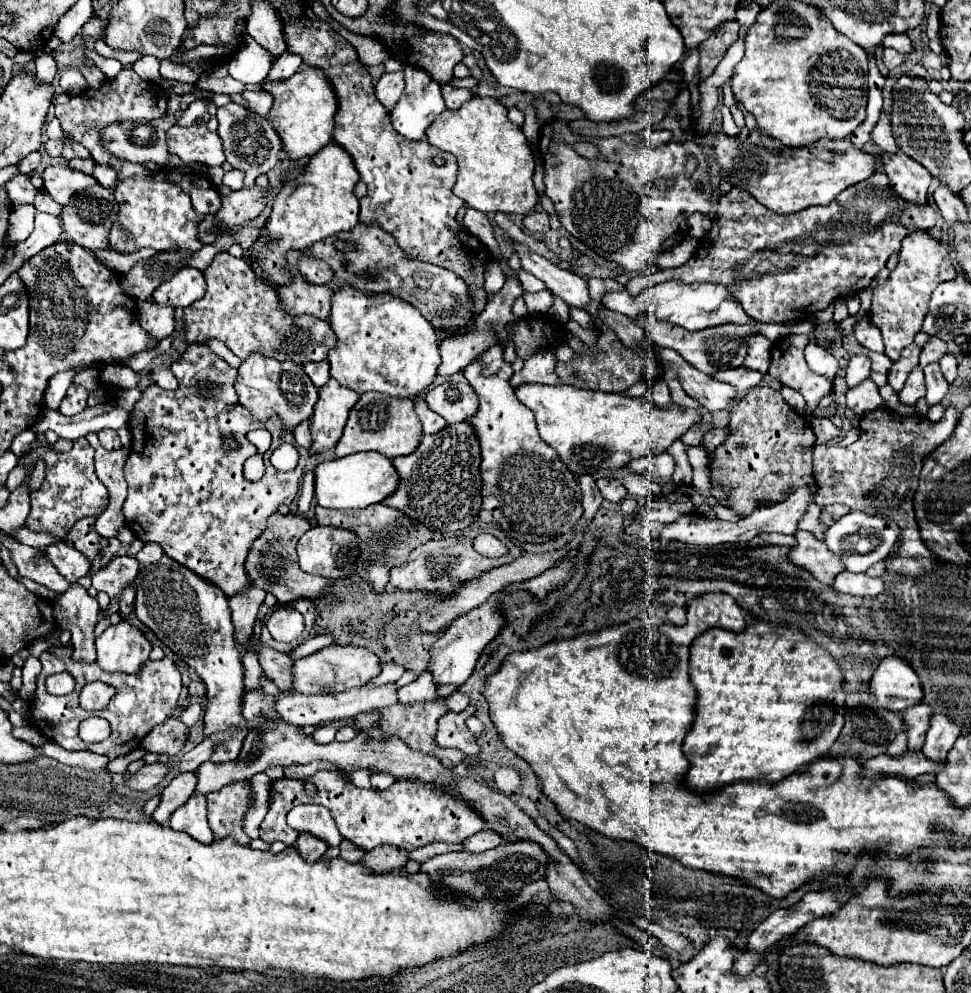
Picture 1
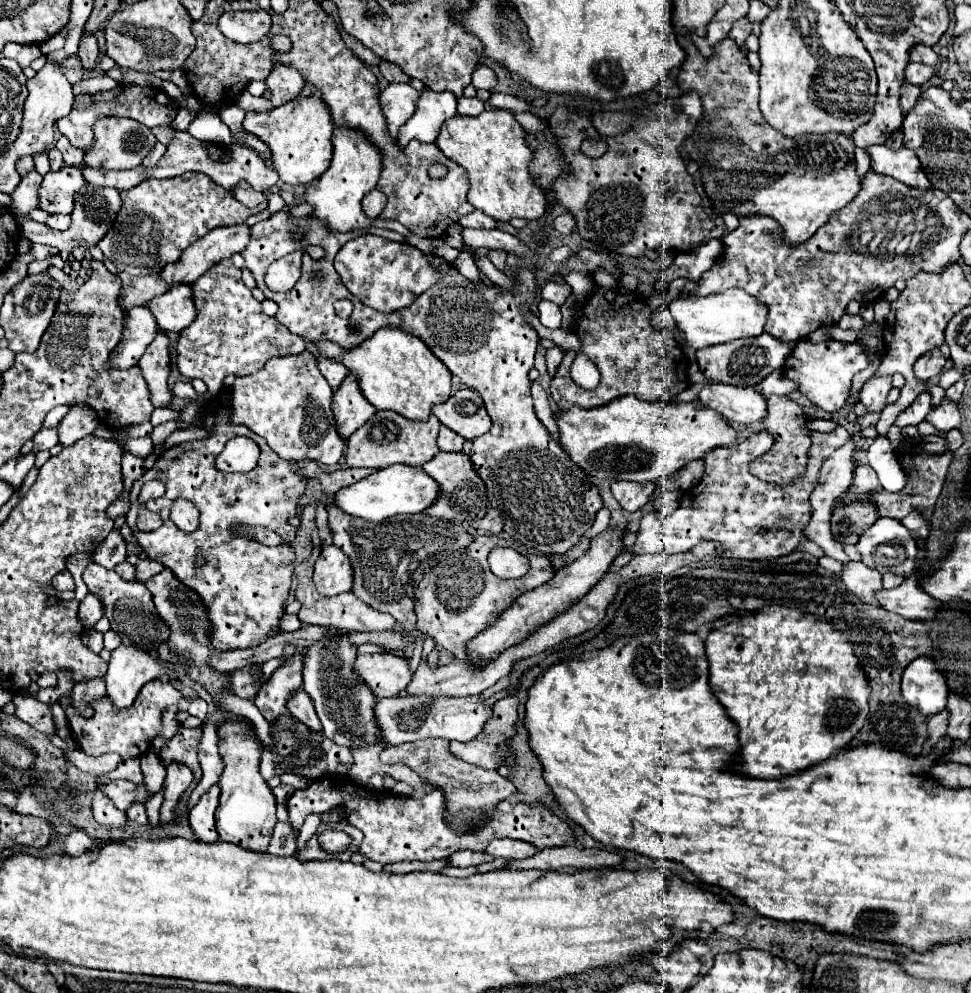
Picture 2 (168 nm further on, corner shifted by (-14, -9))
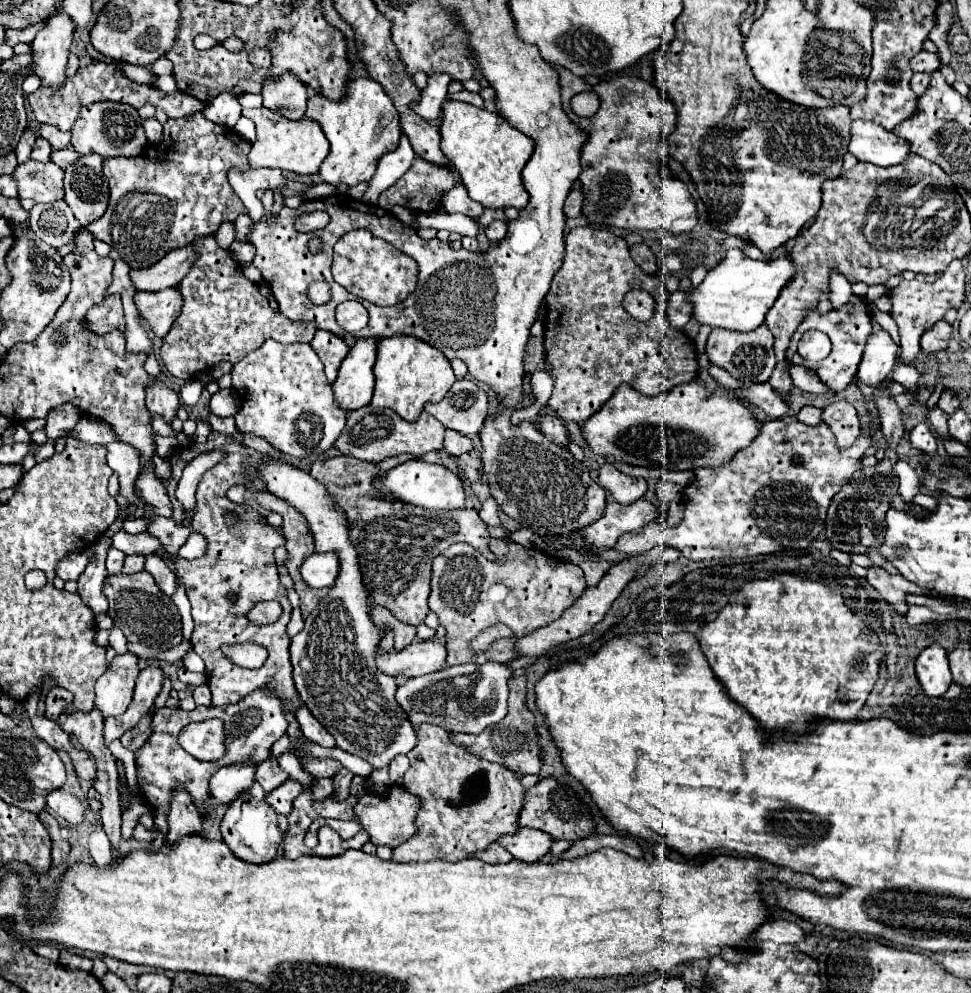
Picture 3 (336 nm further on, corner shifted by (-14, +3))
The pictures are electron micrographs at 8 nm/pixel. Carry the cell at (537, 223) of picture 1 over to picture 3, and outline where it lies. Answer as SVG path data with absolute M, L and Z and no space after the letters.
M572 188L564 204L564 214L566 218L576 218L580 216L580 210L582 210L582 192L578 188Z

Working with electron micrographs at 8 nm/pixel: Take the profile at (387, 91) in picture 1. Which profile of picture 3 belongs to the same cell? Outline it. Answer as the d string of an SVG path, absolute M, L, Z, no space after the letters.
M372 78L351 79L346 87L346 98L340 102L332 102L322 94L314 94L308 98L306 116L320 122L330 142L330 154L322 162L318 174L334 188L340 188L340 184L350 188L358 182L370 180L376 172L378 160L398 148L400 114L382 84Z

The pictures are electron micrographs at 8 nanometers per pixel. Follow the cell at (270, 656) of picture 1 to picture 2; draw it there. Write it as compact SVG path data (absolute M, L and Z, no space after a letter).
M298 690L296 694L292 694L292 698L290 698L290 702L288 702L288 710L290 710L290 714L292 714L296 720L304 722L310 730L316 730L316 732L322 730L320 720L318 720L318 716L316 716L316 712L314 712L312 700L310 700L310 696L308 696L304 690Z

